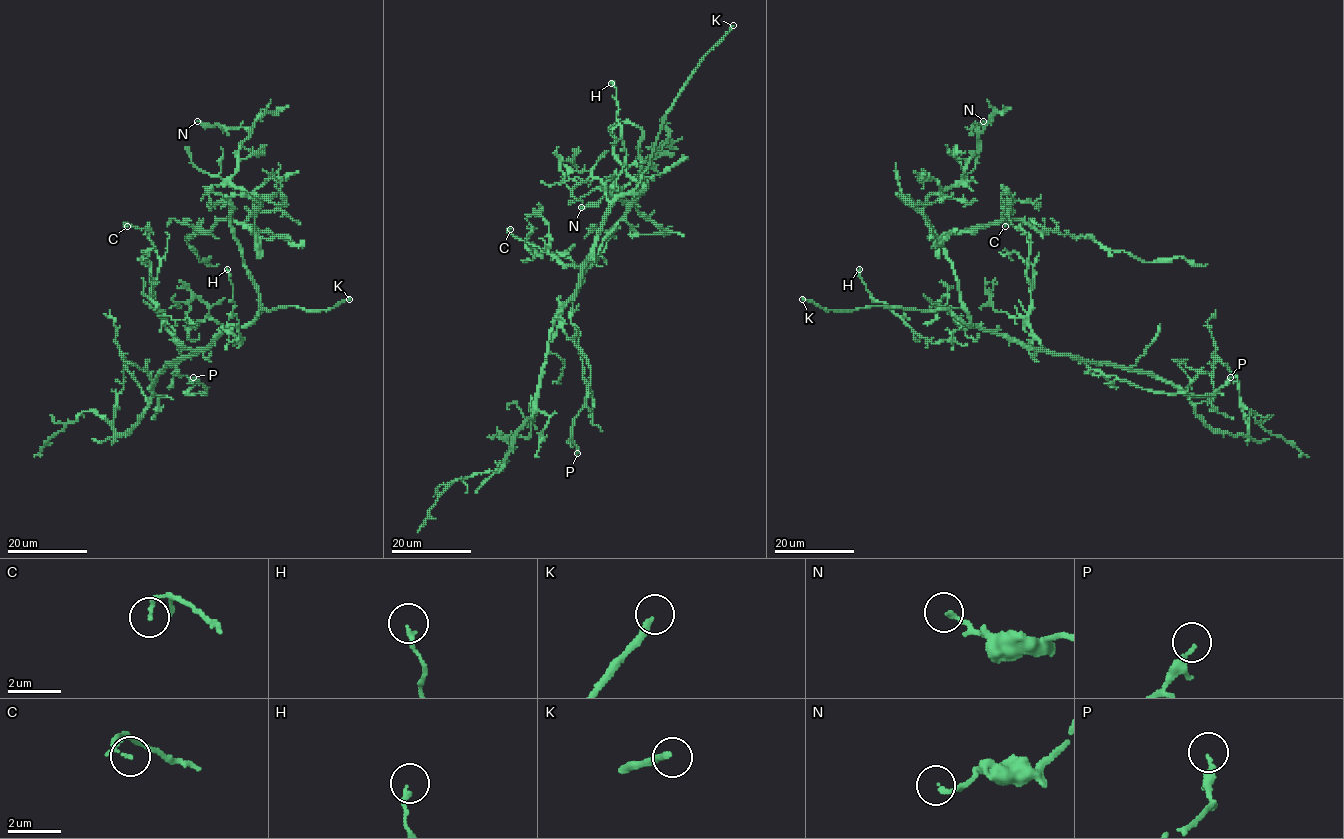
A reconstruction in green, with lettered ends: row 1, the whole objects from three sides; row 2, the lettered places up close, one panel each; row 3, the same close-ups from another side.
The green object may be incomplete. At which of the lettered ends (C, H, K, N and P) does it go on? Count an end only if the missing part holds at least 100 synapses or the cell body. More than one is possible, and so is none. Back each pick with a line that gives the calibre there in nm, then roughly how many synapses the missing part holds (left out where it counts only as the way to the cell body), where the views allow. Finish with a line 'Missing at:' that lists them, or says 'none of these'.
K: 240 nm thick
Missing at: K

